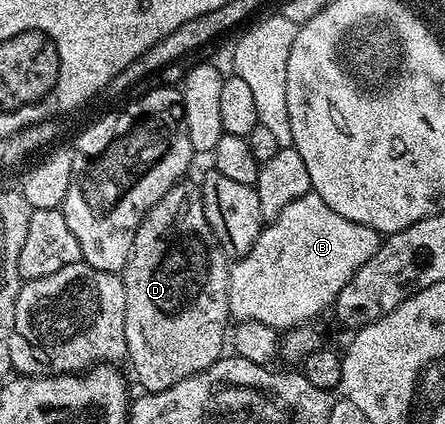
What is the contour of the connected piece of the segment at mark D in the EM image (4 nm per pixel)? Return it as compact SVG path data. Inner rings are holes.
M191 179L174 185L137 227L127 266L121 274L125 287L125 343L126 360L131 361L135 377L148 393L160 393L181 379L189 379L224 356L223 340L229 337L227 321L229 307L229 279L231 265L218 239L213 235L205 217L203 190Z

